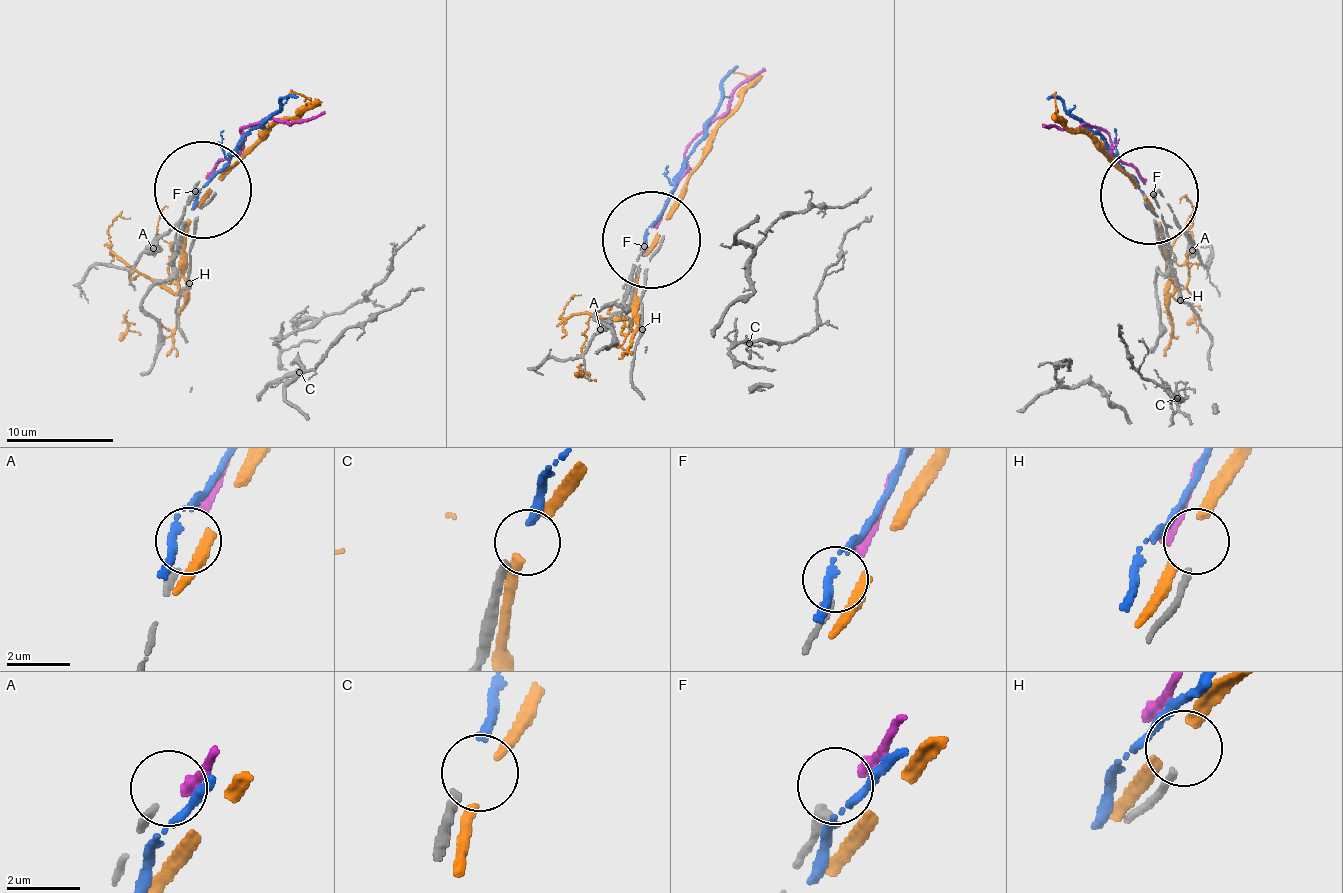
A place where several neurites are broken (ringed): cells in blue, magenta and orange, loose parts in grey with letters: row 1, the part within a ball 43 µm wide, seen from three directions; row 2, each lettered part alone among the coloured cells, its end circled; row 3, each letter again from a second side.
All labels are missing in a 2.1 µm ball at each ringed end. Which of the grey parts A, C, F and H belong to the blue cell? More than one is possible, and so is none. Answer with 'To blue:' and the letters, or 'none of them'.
To blue: C

